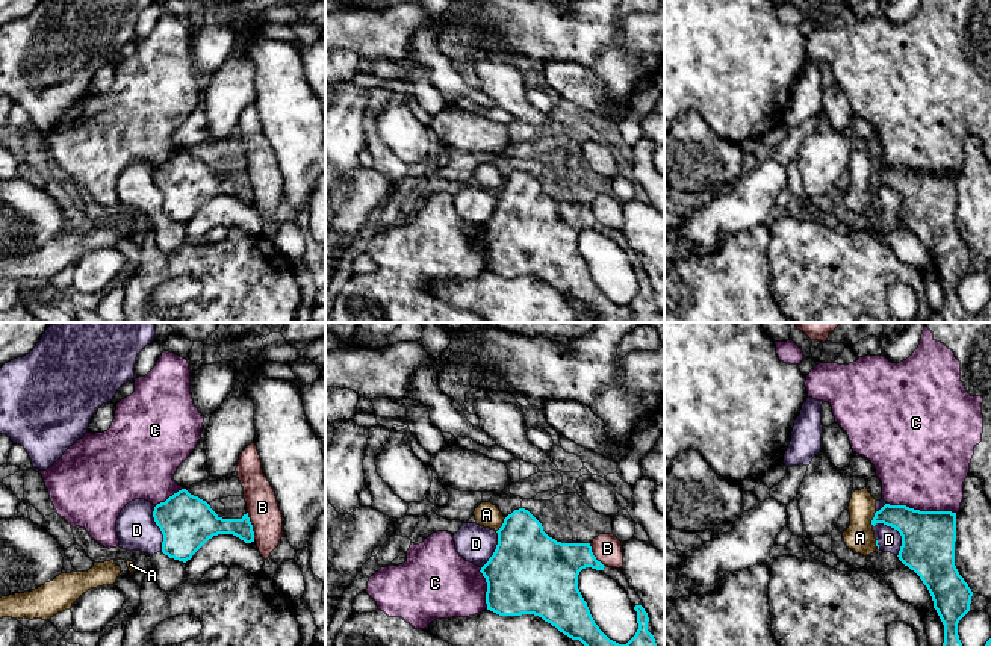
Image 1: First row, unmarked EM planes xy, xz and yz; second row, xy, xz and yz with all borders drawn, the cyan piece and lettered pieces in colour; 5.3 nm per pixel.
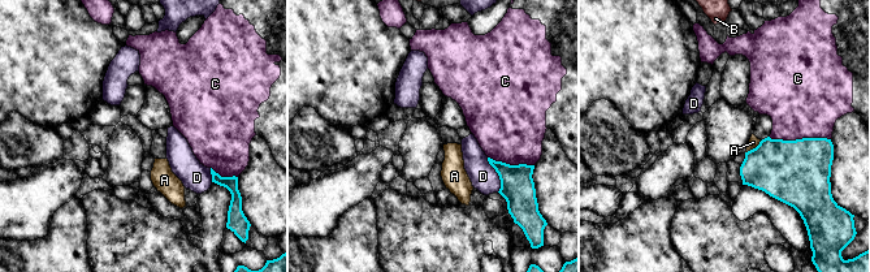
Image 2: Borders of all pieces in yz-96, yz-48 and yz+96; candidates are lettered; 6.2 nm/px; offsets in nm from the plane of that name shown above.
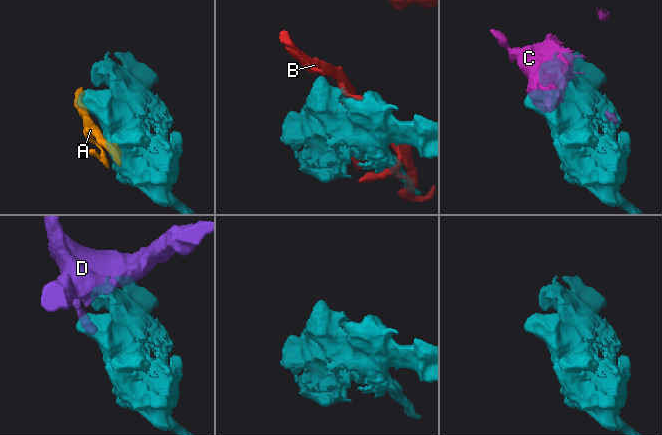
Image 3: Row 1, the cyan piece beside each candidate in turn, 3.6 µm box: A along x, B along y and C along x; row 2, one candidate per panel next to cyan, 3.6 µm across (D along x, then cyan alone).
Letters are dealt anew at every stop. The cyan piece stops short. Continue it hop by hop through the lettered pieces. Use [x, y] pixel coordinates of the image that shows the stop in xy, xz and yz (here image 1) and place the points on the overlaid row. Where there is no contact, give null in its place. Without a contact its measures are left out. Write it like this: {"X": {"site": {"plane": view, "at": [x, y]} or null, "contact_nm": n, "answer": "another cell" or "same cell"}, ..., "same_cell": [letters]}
{"A": {"site": {"plane": "yz", "at": [873, 519]}, "contact_nm": 80, "answer": "another cell"}, "B": {"site": {"plane": "xy", "at": [251, 525]}, "contact_nm": 160, "answer": "another cell"}, "C": {"site": {"plane": "yz", "at": [922, 512]}, "contact_nm": 380, "answer": "another cell"}, "D": {"site": {"plane": "yz", "at": [899, 531]}, "contact_nm": 220, "answer": "another cell"}, "same_cell": []}

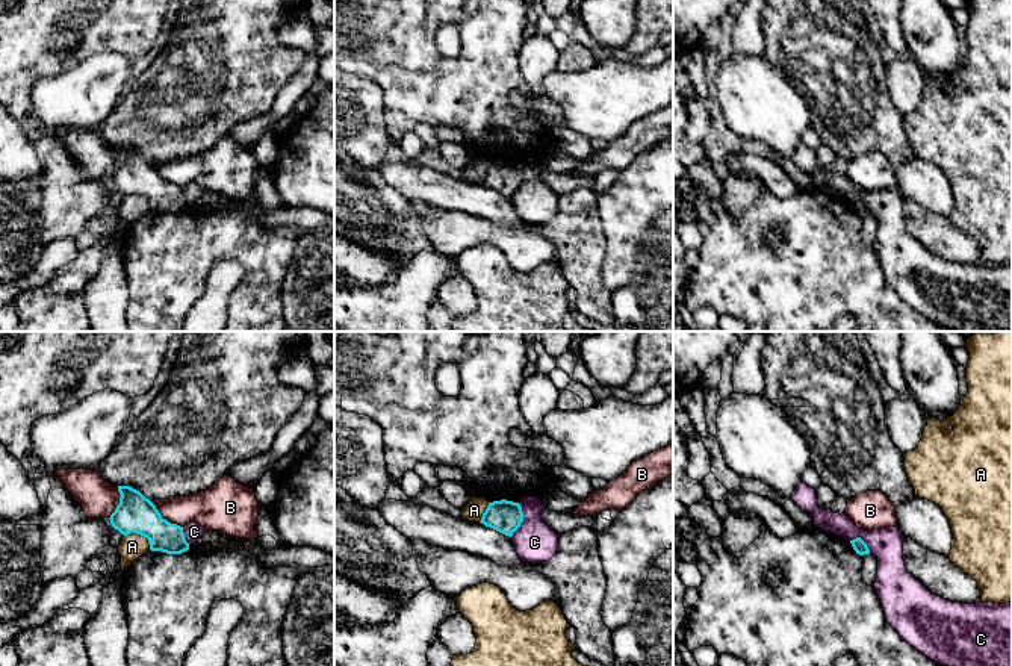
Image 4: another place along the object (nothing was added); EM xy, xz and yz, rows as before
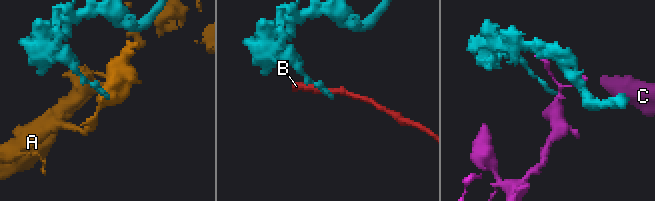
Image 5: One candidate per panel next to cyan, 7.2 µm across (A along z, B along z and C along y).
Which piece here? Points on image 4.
{"A": {"site": {"plane": "xy", "at": [141, 535]}, "contact_nm": 160, "answer": "another cell"}, "B": {"site": {"plane": "xy", "at": [165, 519]}, "contact_nm": 220, "answer": "another cell"}, "C": {"site": {"plane": "xz", "at": [522, 519]}, "contact_nm": 190, "answer": "another cell"}, "same_cell": []}

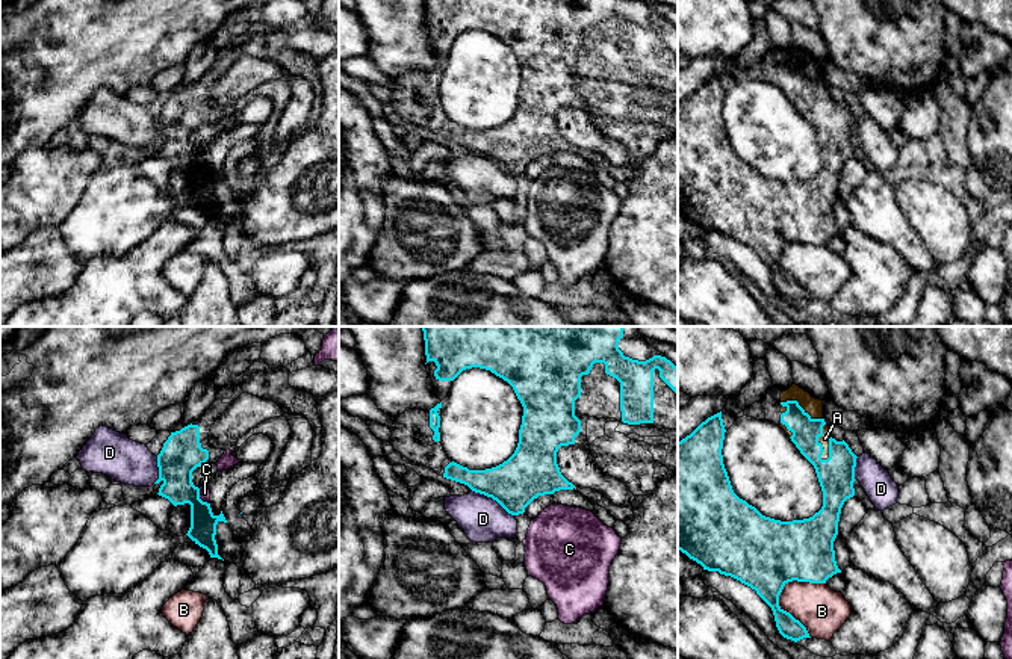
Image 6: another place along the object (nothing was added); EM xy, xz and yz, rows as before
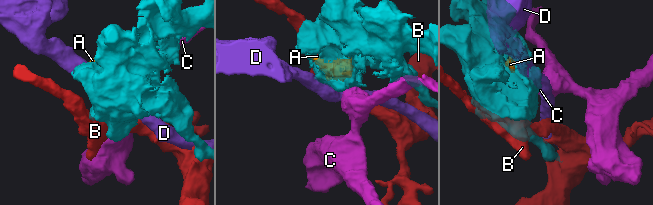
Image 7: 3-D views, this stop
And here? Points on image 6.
{"A": {"site": {"plane": "yz", "at": [817, 442]}, "contact_nm": 200, "answer": "same cell"}, "B": {"site": {"plane": "yz", "at": [785, 611]}, "contact_nm": 320, "answer": "another cell"}, "C": {"site": {"plane": "xy", "at": [198, 498]}, "contact_nm": 100, "answer": "another cell"}, "D": {"site": {"plane": "xz", "at": [493, 499]}, "contact_nm": 280, "answer": "another cell"}, "same_cell": ["A"]}

